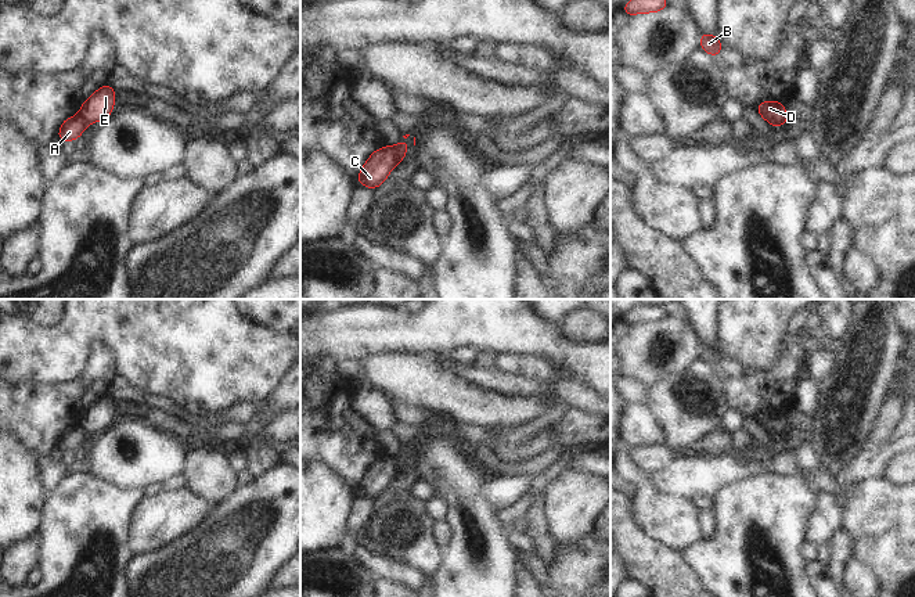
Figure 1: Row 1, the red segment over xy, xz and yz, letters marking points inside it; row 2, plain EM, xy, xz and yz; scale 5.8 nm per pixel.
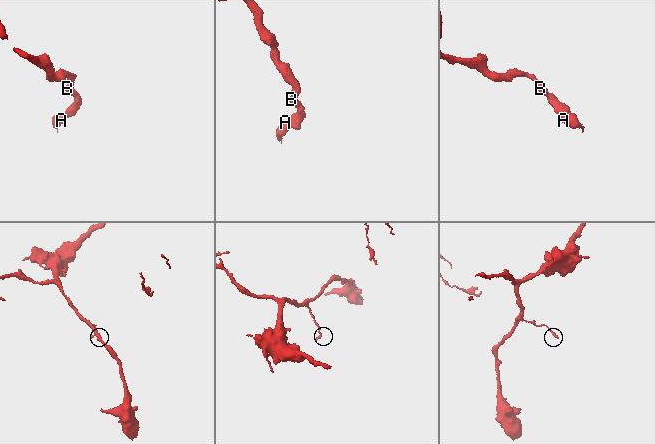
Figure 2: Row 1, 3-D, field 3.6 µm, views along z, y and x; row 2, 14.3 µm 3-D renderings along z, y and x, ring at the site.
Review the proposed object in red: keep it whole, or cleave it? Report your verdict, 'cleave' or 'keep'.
cleave

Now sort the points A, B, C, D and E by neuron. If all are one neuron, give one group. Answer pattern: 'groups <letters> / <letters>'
groups A C / B D E

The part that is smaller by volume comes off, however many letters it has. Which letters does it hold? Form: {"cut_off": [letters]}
{"cut_off": ["A", "C"]}

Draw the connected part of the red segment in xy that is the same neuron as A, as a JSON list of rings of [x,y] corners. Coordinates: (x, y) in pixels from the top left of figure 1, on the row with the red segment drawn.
[[[78,115],[75,118],[66,118],[57,134],[62,141],[78,140],[86,127],[86,122]]]

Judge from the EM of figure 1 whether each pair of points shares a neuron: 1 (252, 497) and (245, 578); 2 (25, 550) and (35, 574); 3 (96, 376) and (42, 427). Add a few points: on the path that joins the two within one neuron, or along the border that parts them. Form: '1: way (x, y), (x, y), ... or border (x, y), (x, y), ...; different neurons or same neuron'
1: way (252, 517), (252, 532), (245, 539), (245, 558); same neuron
2: border (38, 565), (22, 582); different neurons
3: way (82, 388), (56, 413); same neuron

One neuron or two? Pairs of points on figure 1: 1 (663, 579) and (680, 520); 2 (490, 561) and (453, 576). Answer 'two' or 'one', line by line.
1: two
2: one

